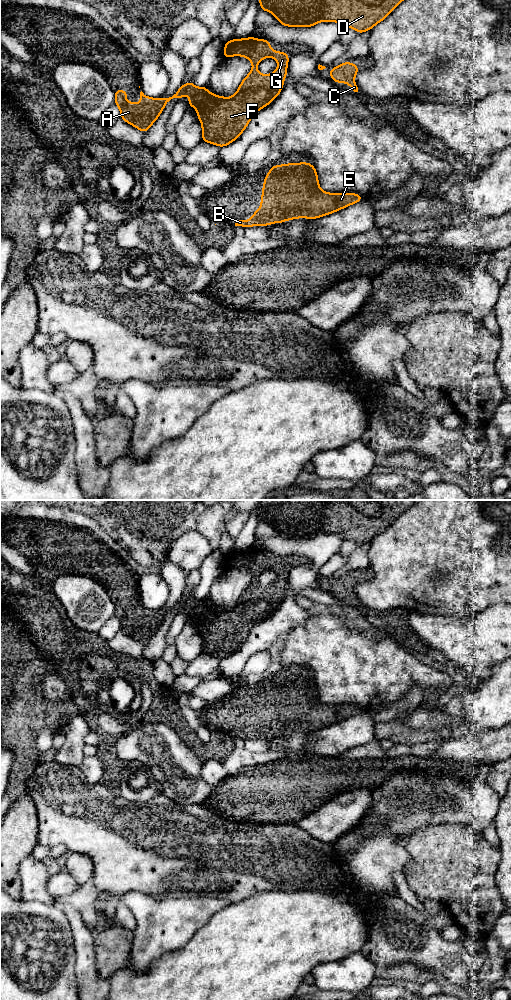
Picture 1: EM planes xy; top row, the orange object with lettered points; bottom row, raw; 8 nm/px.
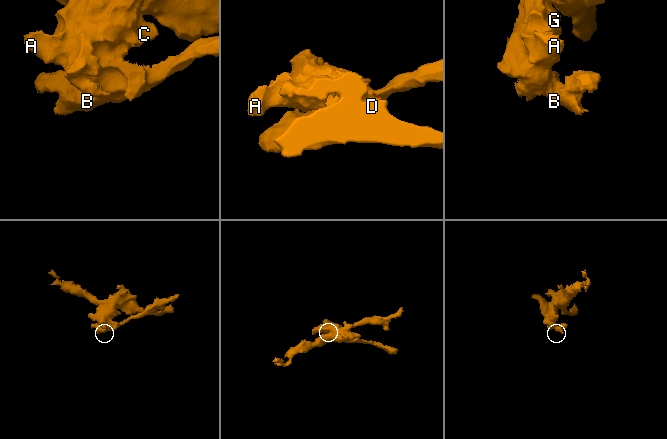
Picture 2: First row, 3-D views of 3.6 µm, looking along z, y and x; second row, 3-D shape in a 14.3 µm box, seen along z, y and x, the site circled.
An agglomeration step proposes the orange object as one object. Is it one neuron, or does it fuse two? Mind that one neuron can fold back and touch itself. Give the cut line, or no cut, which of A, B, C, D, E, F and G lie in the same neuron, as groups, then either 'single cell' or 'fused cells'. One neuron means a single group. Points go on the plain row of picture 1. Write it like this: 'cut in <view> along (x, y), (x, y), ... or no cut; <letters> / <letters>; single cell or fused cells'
cut in xy along (319, 700), (318, 716), (308, 721), (307, 729); A B C D F G / E; fused cells

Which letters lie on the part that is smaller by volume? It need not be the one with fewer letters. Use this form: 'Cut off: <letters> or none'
Cut off: E

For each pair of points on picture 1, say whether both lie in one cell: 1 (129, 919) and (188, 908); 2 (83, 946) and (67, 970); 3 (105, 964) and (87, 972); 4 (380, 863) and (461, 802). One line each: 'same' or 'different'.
1: different
2: different
3: different
4: same

